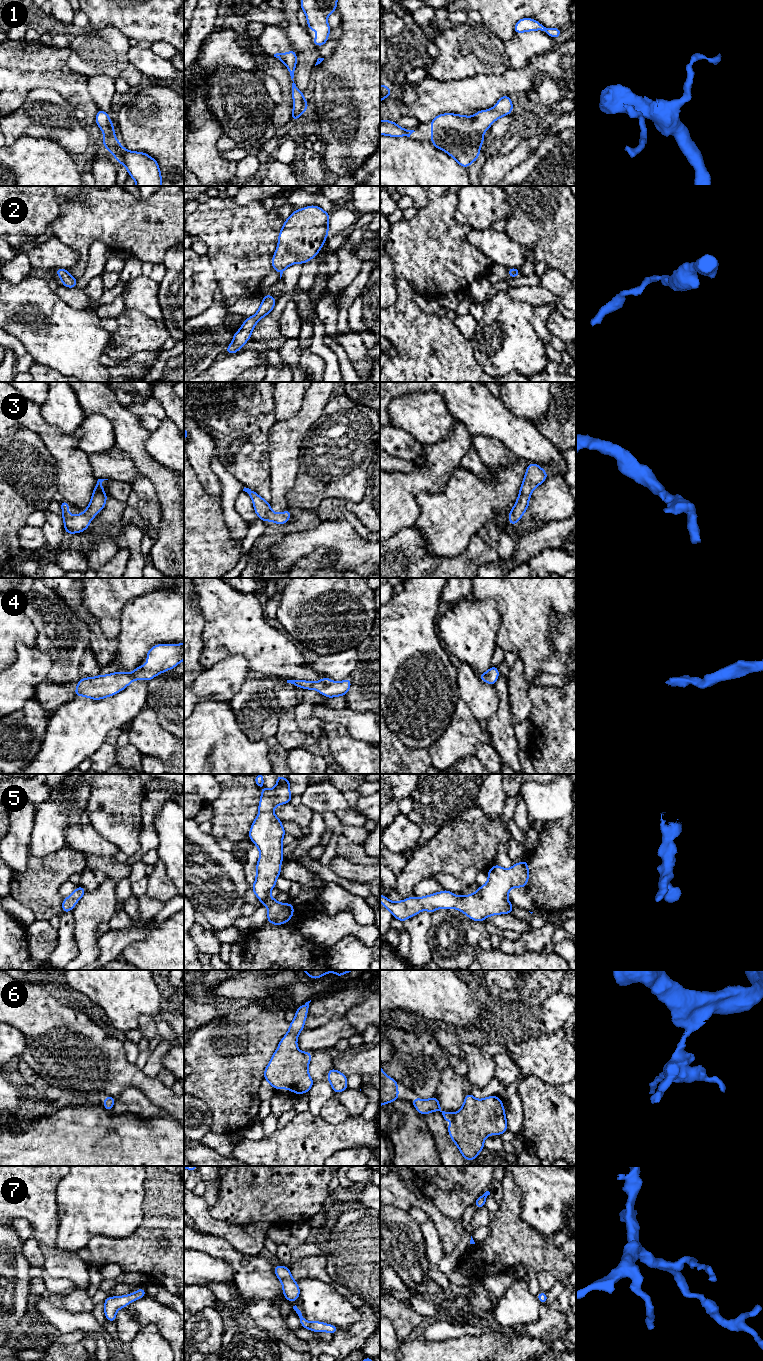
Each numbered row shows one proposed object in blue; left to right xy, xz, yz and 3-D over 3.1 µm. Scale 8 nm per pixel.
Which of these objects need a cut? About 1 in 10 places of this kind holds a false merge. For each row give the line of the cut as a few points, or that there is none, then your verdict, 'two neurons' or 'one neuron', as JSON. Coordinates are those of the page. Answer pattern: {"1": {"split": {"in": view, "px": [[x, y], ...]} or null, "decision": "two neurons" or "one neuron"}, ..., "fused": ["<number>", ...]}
{"1": {"split": null, "decision": "one neuron"}, "2": {"split": null, "decision": "one neuron"}, "3": {"split": null, "decision": "one neuron"}, "4": {"split": null, "decision": "one neuron"}, "5": {"split": null, "decision": "one neuron"}, "6": {"split": null, "decision": "one neuron"}, "7": {"split": null, "decision": "one neuron"}, "fused": []}

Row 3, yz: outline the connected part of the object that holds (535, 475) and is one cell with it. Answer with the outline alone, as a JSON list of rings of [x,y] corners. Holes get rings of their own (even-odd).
[[[530,463],[528,465],[518,498],[508,515],[510,525],[513,526],[520,521],[524,512],[528,510],[532,491],[546,480],[547,475],[548,472],[544,471],[539,465],[535,463]]]

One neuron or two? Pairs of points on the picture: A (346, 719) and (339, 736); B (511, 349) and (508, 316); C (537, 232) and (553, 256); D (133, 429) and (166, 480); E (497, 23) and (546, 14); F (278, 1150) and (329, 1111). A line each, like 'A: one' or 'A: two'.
A: two
B: one
C: one
D: one
E: one
F: two

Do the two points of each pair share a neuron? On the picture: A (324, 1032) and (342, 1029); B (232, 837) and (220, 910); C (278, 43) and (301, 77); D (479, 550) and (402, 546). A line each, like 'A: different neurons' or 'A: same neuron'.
A: same neuron
B: different neurons
C: different neurons
D: same neuron

